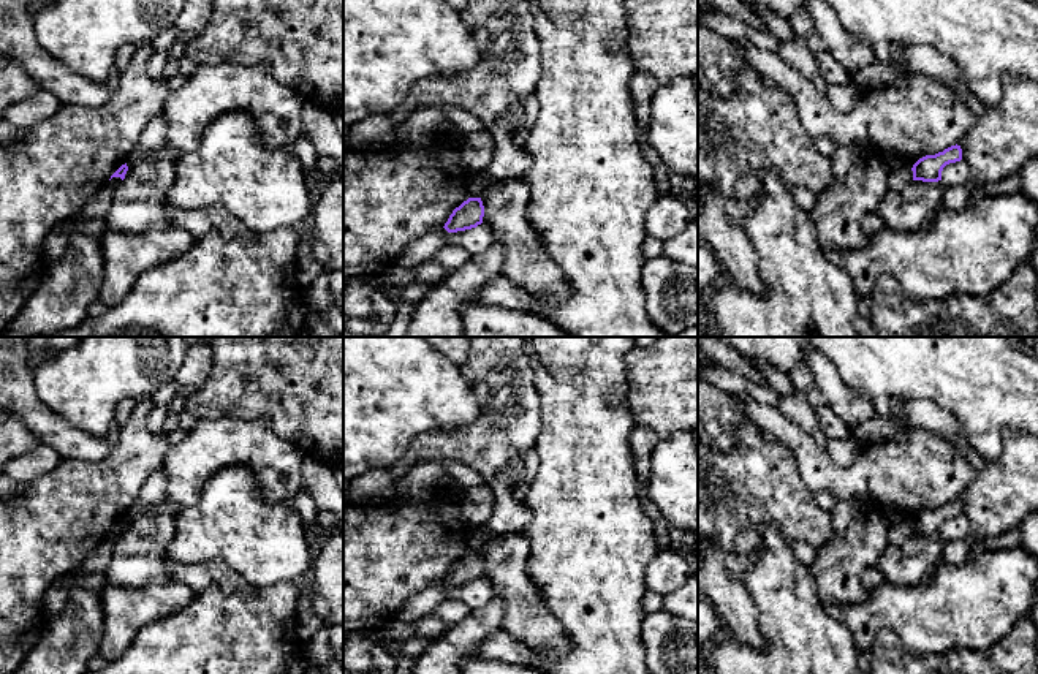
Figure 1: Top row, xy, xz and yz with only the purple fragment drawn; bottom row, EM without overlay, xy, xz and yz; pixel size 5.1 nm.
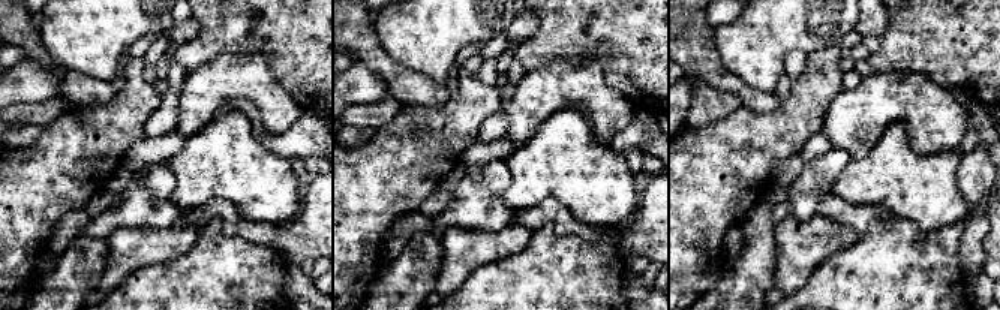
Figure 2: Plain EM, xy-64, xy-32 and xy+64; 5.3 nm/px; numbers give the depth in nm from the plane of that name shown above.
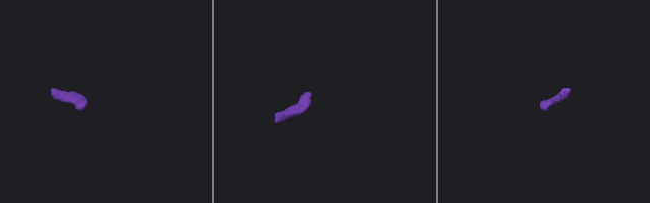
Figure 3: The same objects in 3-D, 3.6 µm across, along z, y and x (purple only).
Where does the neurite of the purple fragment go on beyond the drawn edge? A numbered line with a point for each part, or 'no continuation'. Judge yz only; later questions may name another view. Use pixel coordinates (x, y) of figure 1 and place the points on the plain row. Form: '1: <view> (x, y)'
1: yz (953, 529)

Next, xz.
1: xz (477, 594)

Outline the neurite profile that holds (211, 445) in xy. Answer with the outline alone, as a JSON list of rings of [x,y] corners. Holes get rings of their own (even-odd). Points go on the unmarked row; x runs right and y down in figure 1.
[[[223,416],[218,419],[198,419],[185,438],[169,446],[163,471],[166,475],[166,498],[177,508],[190,508],[199,500],[206,483],[222,468],[242,465],[250,470],[261,497],[267,503],[286,502],[302,486],[301,470],[304,456],[290,441],[275,435],[271,419],[242,419]]]

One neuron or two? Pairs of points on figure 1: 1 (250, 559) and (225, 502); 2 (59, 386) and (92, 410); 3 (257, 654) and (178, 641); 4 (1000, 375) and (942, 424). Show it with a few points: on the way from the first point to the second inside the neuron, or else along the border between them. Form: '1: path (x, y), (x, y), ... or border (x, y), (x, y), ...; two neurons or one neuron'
1: path (250, 545), (250, 537), (230, 516); one neuron
2: path (67, 386), (84, 402); one neuron
3: path (238, 654), (196, 654); one neuron
4: border (918, 401), (934, 401), (945, 407), (973, 446); two neurons

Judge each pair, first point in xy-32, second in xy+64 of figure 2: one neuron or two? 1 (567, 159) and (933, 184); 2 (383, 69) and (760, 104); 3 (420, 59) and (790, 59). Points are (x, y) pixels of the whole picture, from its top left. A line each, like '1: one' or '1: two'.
1: one
2: one
3: two

